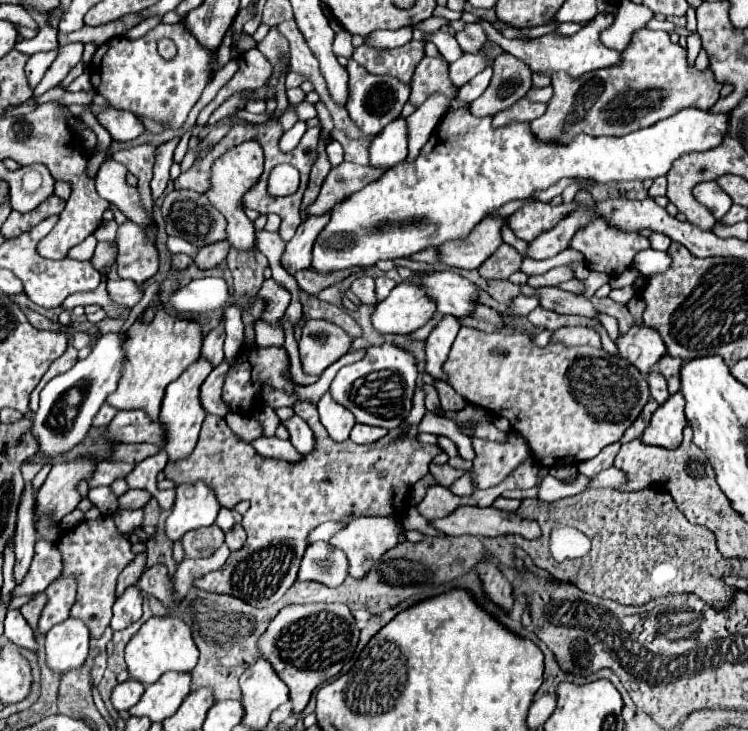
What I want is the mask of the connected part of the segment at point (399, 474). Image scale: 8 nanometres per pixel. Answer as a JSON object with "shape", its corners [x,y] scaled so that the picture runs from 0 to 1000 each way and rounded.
{"shape":[[[398,549],[393,551],[390,560],[396,568],[404,568],[404,573],[414,581],[422,598],[420,614],[396,633],[345,622],[332,606],[326,606],[307,590],[307,584],[302,581],[297,570],[275,568],[270,579],[267,601],[259,617],[254,620],[254,625],[249,625],[246,631],[230,631],[222,636],[219,647],[235,663],[259,661],[267,655],[275,658],[289,672],[295,694],[303,695],[303,689],[318,688],[324,683],[332,683],[334,687],[334,694],[324,713],[324,721],[330,731],[326,748],[307,756],[305,767],[294,778],[262,792],[259,803],[273,806],[278,811],[310,814],[334,828],[345,828],[348,833],[369,825],[393,800],[398,773],[409,751],[409,735],[422,718],[433,713],[463,713],[471,707],[521,707],[521,705],[535,707],[537,699],[543,696],[543,685],[545,685],[545,674],[551,663],[572,647],[575,631],[591,617],[583,609],[567,609],[559,603],[559,581],[551,581],[548,587],[543,587],[543,598],[529,598],[532,587],[527,587],[497,609],[476,609],[468,601],[449,606],[439,598],[436,587],[425,576],[425,562],[420,551]]]}

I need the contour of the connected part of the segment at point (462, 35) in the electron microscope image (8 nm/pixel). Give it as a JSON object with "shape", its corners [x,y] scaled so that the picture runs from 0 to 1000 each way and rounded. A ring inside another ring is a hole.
{"shape":[[[628,31],[628,34],[623,34],[620,42],[610,45],[610,56],[618,64],[618,70],[639,73],[644,67],[644,62],[650,62],[655,53],[650,51],[650,45],[647,45],[647,40],[642,34]]]}

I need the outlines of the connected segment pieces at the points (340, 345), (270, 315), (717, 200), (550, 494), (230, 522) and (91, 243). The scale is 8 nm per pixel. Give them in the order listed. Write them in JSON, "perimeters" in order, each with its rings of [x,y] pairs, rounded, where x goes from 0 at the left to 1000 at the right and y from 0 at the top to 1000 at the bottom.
{"perimeters":[[[[412,436],[401,464],[401,494],[412,513],[428,513],[468,480],[471,461],[436,436]]],[[[356,382],[350,395],[345,398],[345,406],[356,412],[356,428],[350,428],[350,439],[361,445],[372,445],[372,439],[380,434],[382,420],[388,415],[388,401],[377,395],[366,382]]],[[[957,248],[930,253],[930,256],[928,256],[928,269],[930,269],[939,280],[944,280],[957,300],[963,300],[965,294],[971,294],[973,286],[979,283],[976,269],[963,259],[963,253],[960,253]]],[[[773,650],[767,658],[762,661],[751,661],[741,653],[727,653],[722,658],[722,666],[719,666],[719,683],[722,685],[730,685],[730,688],[738,688],[738,685],[746,685],[746,683],[754,683],[754,680],[765,680],[770,674],[778,674],[786,663],[786,653],[781,650]]],[[[294,696],[291,710],[289,710],[289,718],[291,718],[299,729],[305,729],[305,726],[310,726],[310,724],[313,724],[316,713],[313,713],[313,707],[310,707],[307,696]]],[[[120,321],[120,324],[115,324],[107,335],[102,335],[99,341],[94,341],[91,352],[94,352],[94,354],[102,354],[102,357],[120,357],[126,341],[128,341],[128,324]]]]}

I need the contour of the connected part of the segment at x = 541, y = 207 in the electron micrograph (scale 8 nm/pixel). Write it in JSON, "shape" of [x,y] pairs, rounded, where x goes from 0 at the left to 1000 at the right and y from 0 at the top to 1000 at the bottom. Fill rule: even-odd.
{"shape":[[[770,275],[751,278],[751,280],[703,278],[676,300],[676,308],[687,316],[693,327],[711,330],[725,316],[738,313],[749,300],[759,297],[759,291],[767,291],[770,286],[773,286]]]}

